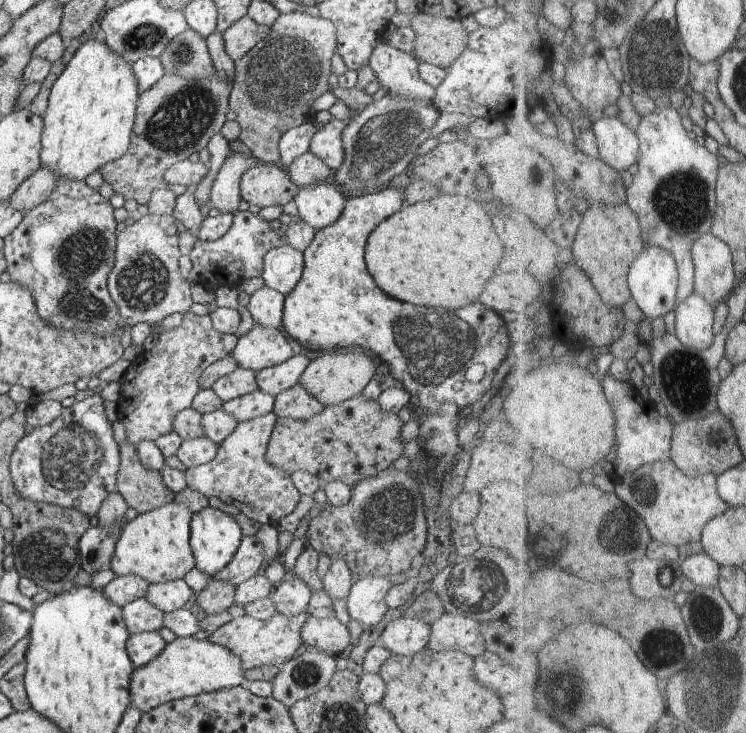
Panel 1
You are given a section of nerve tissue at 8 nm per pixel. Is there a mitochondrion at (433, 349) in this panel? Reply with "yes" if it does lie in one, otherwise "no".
yes

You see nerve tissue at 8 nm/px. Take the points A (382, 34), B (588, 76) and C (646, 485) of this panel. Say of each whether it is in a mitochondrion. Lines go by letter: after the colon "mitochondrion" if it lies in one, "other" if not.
A: other
B: other
C: mitochondrion

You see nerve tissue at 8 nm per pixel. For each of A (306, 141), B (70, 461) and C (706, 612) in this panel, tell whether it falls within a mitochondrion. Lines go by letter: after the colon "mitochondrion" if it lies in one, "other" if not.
A: other
B: mitochondrion
C: mitochondrion

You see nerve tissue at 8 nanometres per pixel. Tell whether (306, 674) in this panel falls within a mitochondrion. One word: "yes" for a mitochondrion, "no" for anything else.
yes

